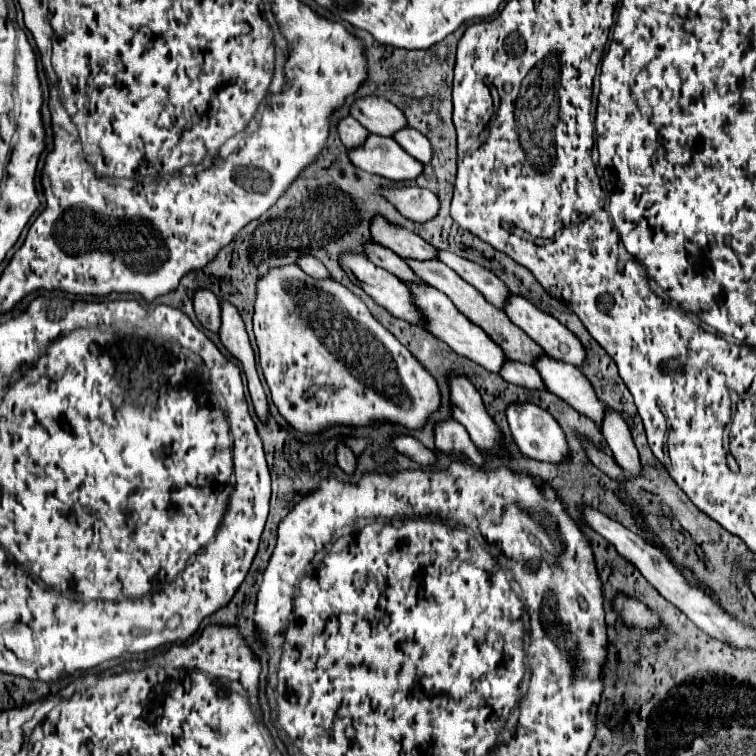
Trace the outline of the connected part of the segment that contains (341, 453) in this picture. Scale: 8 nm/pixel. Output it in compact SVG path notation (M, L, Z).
M338 445L336 455L338 455L338 465L340 465L340 469L342 469L344 473L352 475L354 469L356 469L356 457L354 457L354 453L352 453L346 445Z

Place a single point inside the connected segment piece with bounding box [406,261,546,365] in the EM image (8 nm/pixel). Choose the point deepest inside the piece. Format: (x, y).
(517, 345)

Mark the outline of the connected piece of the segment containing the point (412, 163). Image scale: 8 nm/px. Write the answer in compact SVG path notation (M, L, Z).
M368 135L366 143L350 149L348 157L360 169L390 181L412 181L422 175L424 165L408 155L392 137Z

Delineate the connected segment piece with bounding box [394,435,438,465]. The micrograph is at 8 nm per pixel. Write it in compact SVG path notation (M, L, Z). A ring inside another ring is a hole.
M402 435L402 437L394 439L394 447L420 465L436 465L436 461L438 461L434 451L430 451L428 447L424 447L420 441L416 441L410 435Z

